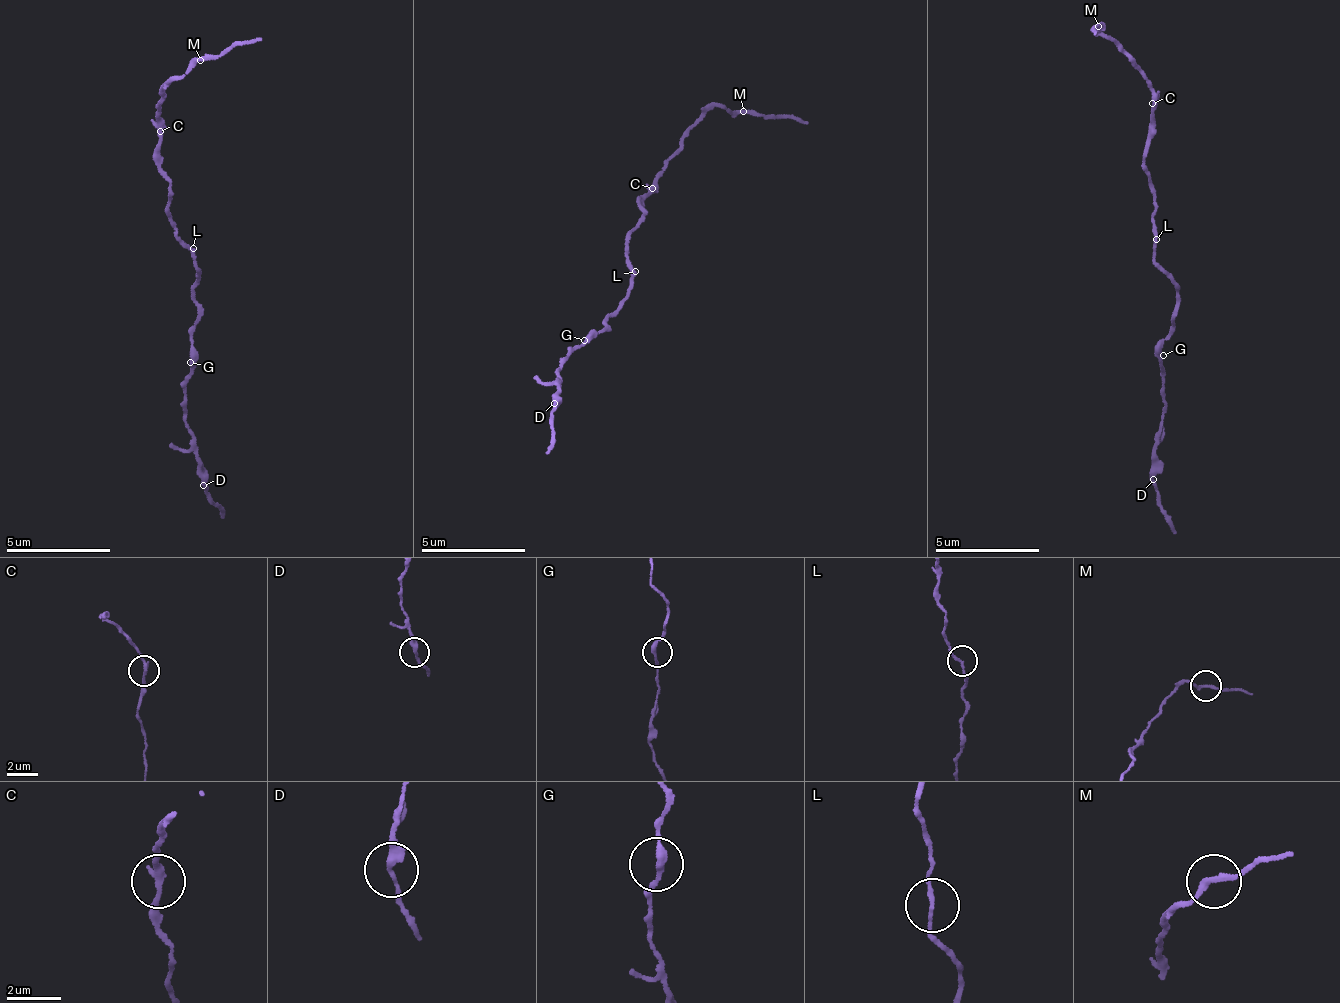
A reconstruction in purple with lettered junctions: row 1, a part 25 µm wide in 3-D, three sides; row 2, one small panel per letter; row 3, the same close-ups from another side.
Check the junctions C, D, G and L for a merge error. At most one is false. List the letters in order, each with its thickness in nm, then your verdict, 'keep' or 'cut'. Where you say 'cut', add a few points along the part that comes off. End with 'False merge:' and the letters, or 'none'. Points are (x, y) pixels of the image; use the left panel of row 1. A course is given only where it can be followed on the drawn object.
C: 220 nm | cut | (158, 132), (159, 98), (172, 79), (260, 40)
D: 260 nm | keep
G: 240 nm | keep
L: 140 nm | keep
False merge: C

